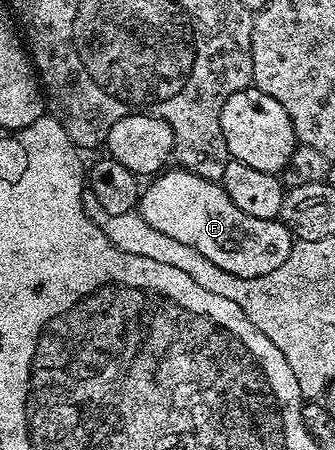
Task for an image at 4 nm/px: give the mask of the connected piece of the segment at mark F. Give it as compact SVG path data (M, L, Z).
M169 168L156 175L150 186L144 187L139 203L139 212L151 228L191 244L195 252L203 252L211 264L223 268L223 272L237 278L258 278L275 272L287 260L295 241L284 222L268 218L259 220L247 216L235 204L220 182L203 180L180 168Z

